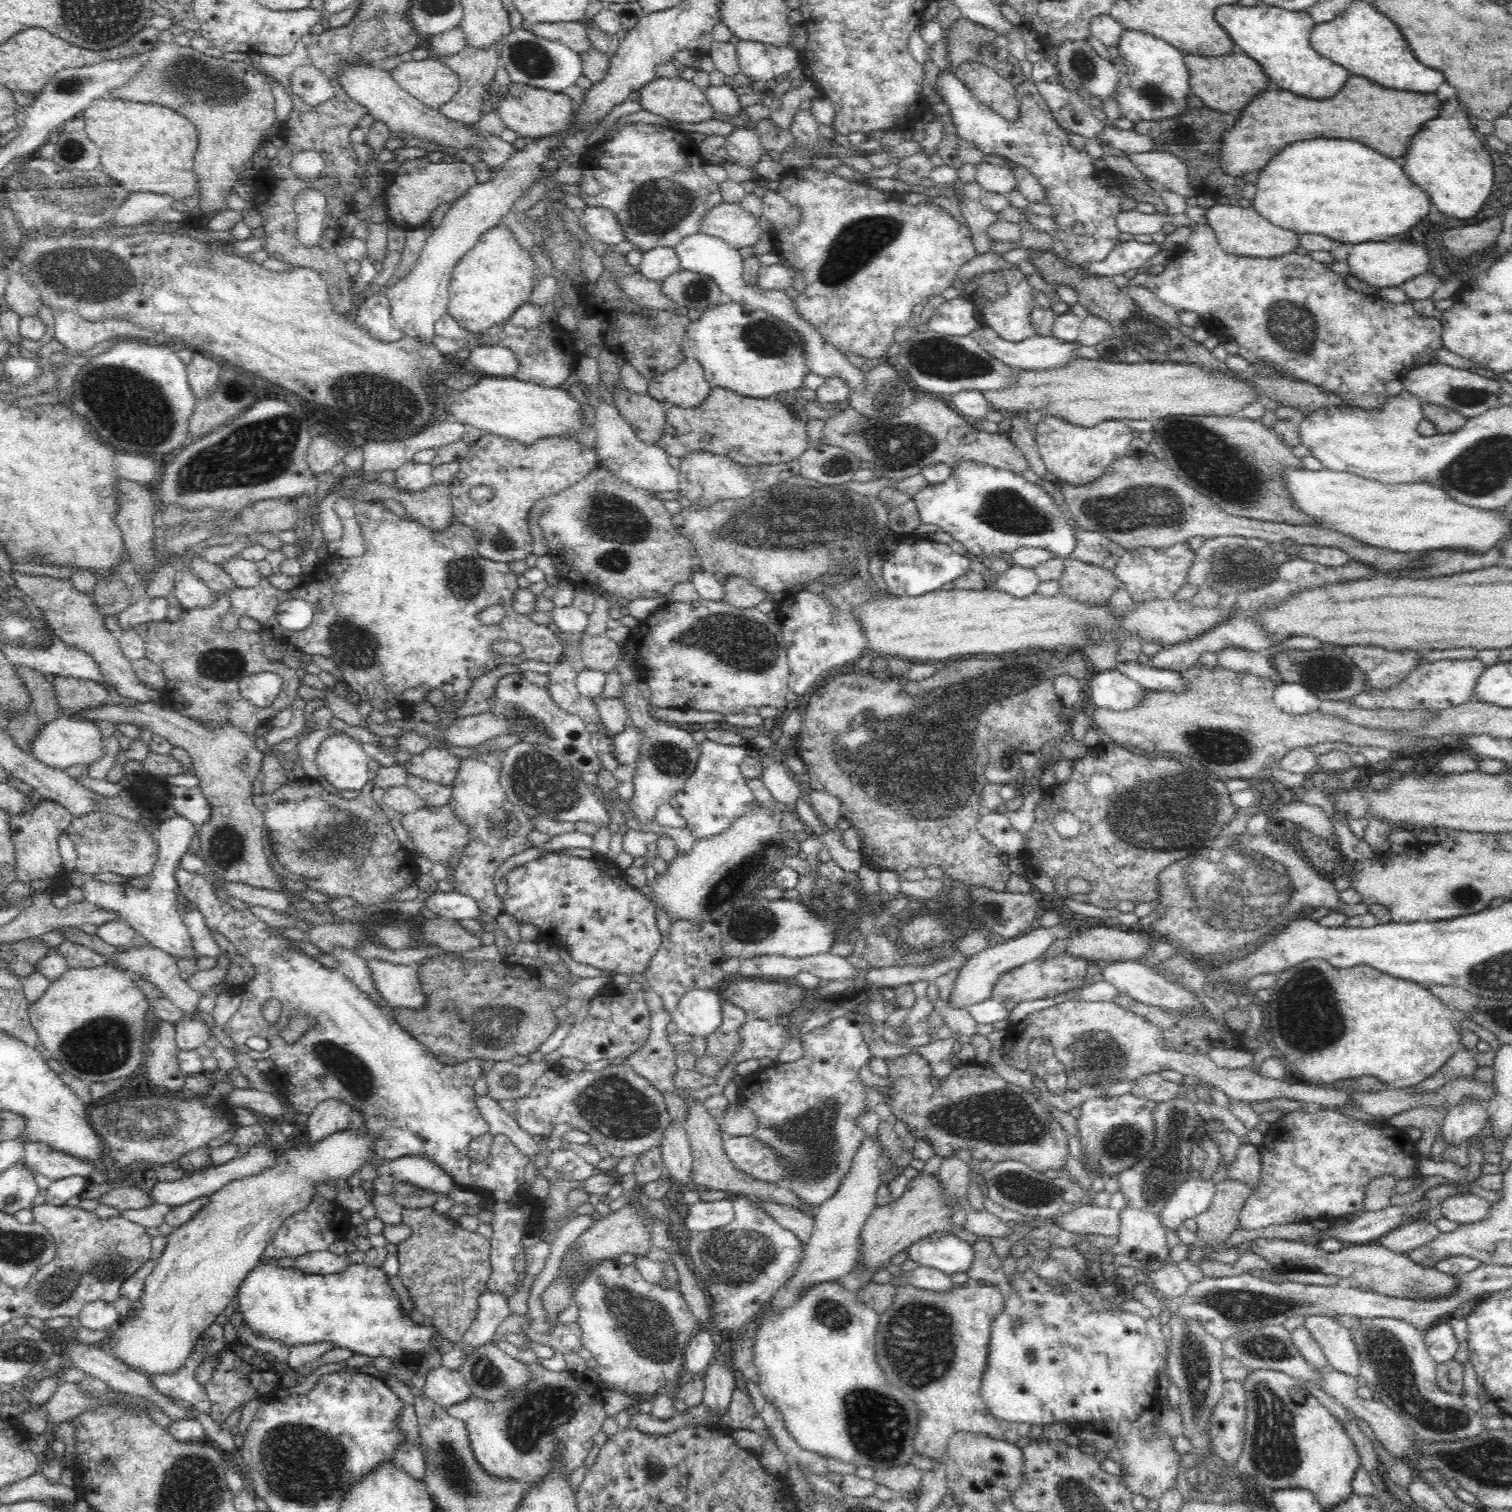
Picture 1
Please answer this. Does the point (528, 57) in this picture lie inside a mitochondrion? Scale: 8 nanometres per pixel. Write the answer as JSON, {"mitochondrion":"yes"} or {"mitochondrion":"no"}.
{"mitochondrion":"yes"}

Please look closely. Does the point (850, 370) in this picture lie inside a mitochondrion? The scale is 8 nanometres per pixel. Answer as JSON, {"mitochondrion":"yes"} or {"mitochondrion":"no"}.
{"mitochondrion":"no"}

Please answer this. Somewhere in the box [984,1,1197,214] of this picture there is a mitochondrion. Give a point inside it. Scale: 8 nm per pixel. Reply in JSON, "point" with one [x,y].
{"point":[1080,60]}

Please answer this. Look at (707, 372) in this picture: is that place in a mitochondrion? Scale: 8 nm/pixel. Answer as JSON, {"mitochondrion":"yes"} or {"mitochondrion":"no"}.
{"mitochondrion":"no"}

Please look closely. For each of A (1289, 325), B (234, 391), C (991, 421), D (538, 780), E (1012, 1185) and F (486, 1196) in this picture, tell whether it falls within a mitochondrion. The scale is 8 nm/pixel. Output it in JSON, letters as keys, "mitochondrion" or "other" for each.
{"A":"mitochondrion","B":"mitochondrion","C":"other","D":"mitochondrion","E":"mitochondrion","F":"other"}

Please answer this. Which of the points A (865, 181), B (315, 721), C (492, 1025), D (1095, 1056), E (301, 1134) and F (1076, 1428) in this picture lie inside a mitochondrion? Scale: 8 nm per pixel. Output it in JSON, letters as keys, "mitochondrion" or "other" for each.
{"A":"other","B":"other","C":"mitochondrion","D":"mitochondrion","E":"other","F":"other"}

